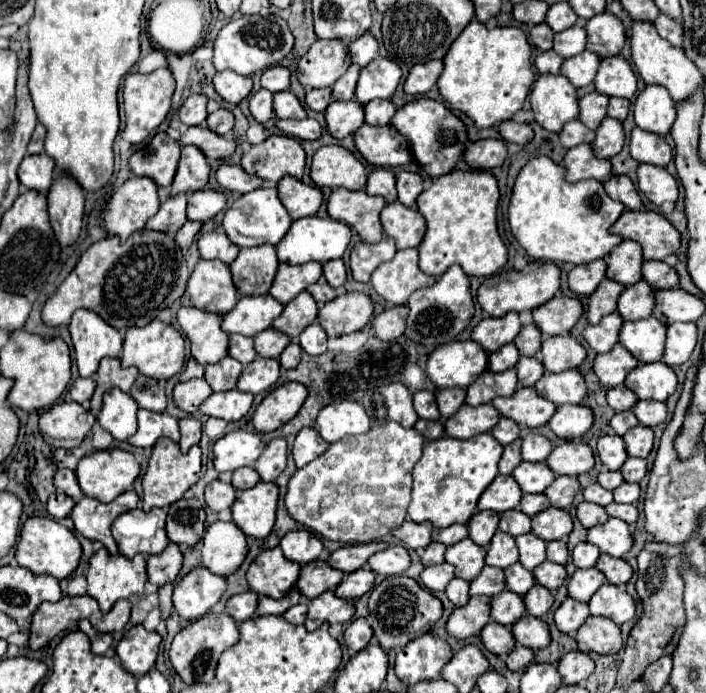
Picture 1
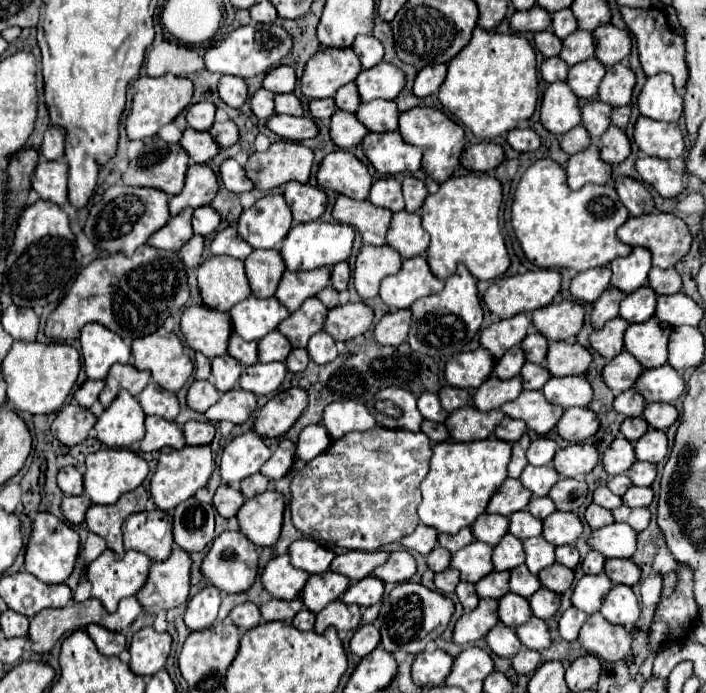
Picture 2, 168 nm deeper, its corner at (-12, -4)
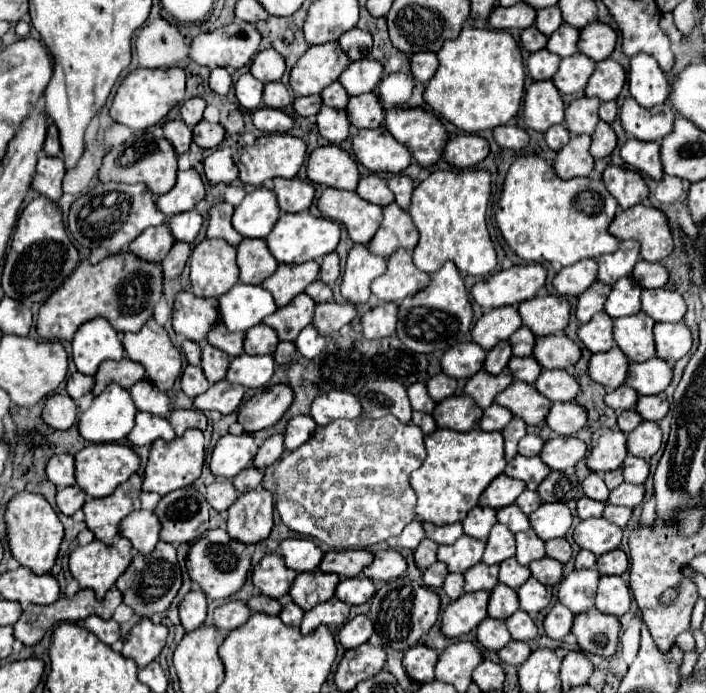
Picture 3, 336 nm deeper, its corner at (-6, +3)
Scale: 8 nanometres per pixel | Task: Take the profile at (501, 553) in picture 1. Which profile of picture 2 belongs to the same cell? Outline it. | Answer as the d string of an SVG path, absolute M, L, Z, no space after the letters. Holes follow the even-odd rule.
M508 532L508 534L494 546L494 554L492 554L494 570L512 570L512 568L520 566L522 562L524 562L522 542Z

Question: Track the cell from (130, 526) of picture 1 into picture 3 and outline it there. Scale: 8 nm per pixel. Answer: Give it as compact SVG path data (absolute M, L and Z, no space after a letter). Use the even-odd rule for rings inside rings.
M144 509L126 515L126 519L120 523L120 535L130 539L134 549L142 555L150 555L154 551L156 543L160 541L160 529L162 523L158 517L152 511Z

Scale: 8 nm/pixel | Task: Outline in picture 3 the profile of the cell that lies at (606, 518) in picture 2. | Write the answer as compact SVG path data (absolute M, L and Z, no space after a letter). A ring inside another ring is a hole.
M580 497L578 499L578 517L580 519L590 519L590 517L602 517L604 511L604 503L600 501L592 501L588 497Z

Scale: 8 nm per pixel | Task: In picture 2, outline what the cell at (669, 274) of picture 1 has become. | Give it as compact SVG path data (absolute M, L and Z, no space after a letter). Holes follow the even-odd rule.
M652 268L648 274L648 286L660 294L676 294L682 290L682 280L674 268Z

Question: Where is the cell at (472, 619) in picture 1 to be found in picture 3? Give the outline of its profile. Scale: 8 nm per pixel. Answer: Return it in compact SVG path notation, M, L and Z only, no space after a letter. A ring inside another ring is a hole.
M488 591L464 593L460 599L452 601L442 615L442 633L446 637L460 637L470 633L488 617Z

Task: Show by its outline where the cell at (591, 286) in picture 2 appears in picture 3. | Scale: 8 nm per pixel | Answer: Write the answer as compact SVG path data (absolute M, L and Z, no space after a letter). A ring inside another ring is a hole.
M582 259L570 267L564 267L552 281L560 295L582 295L598 275L598 265L594 259Z

